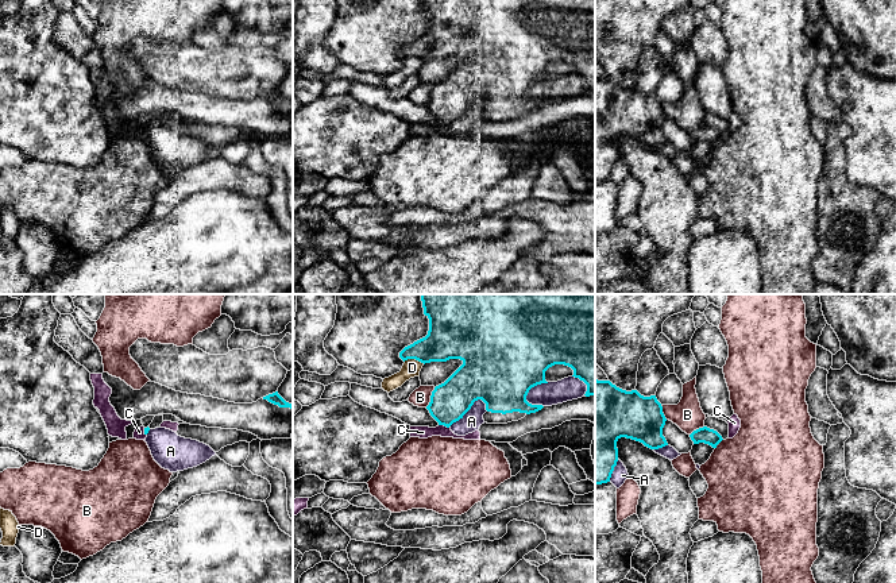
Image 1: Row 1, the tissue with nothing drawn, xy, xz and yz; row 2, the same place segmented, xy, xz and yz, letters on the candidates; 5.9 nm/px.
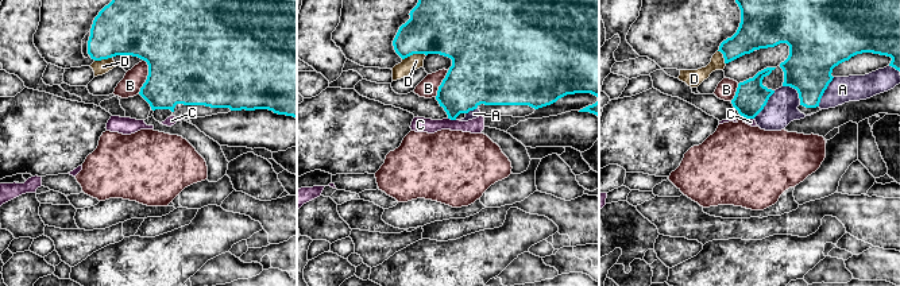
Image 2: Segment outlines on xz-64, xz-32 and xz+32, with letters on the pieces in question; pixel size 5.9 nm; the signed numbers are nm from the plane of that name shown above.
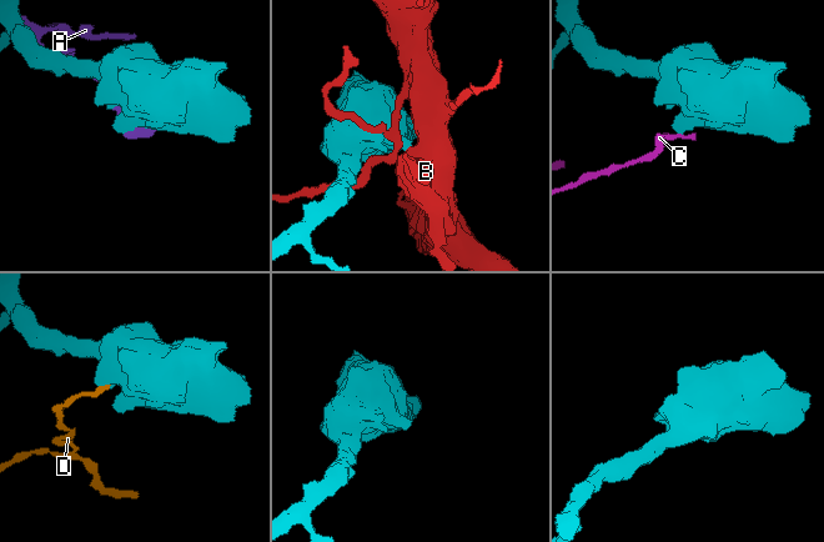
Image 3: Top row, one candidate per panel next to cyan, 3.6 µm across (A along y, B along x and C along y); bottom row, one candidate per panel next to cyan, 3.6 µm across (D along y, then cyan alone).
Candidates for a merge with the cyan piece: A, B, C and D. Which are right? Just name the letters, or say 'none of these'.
none of these

